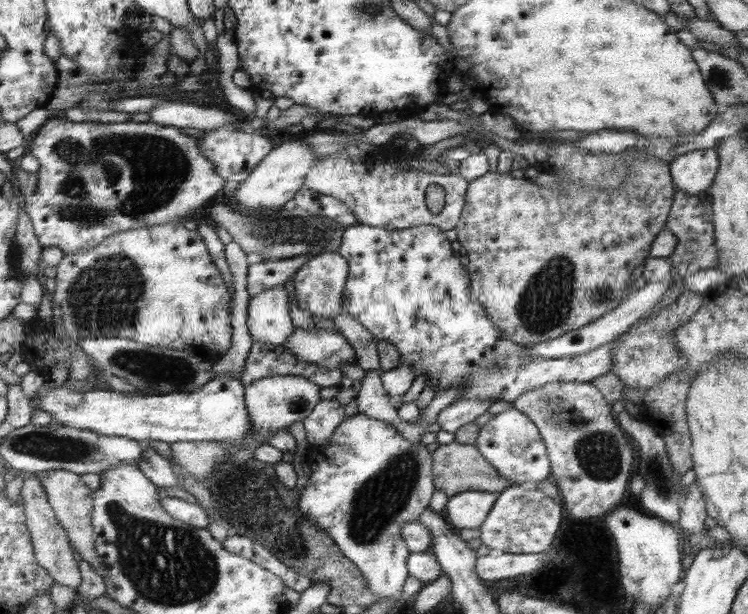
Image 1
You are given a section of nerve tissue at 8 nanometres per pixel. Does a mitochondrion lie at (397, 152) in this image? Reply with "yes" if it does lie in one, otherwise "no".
no

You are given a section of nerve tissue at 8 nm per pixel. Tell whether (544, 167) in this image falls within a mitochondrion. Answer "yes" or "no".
no

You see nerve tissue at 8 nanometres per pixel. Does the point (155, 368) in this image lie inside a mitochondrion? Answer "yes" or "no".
yes

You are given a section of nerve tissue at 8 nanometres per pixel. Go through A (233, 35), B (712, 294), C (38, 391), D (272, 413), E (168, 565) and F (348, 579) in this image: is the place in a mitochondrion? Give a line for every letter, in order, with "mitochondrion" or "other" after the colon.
A: other
B: other
C: other
D: other
E: mitochondrion
F: other

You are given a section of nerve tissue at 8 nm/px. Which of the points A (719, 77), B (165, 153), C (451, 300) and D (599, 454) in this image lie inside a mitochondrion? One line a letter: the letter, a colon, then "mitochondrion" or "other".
A: mitochondrion
B: mitochondrion
C: other
D: mitochondrion

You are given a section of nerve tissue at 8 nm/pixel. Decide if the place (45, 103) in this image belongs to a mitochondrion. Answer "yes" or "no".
no

